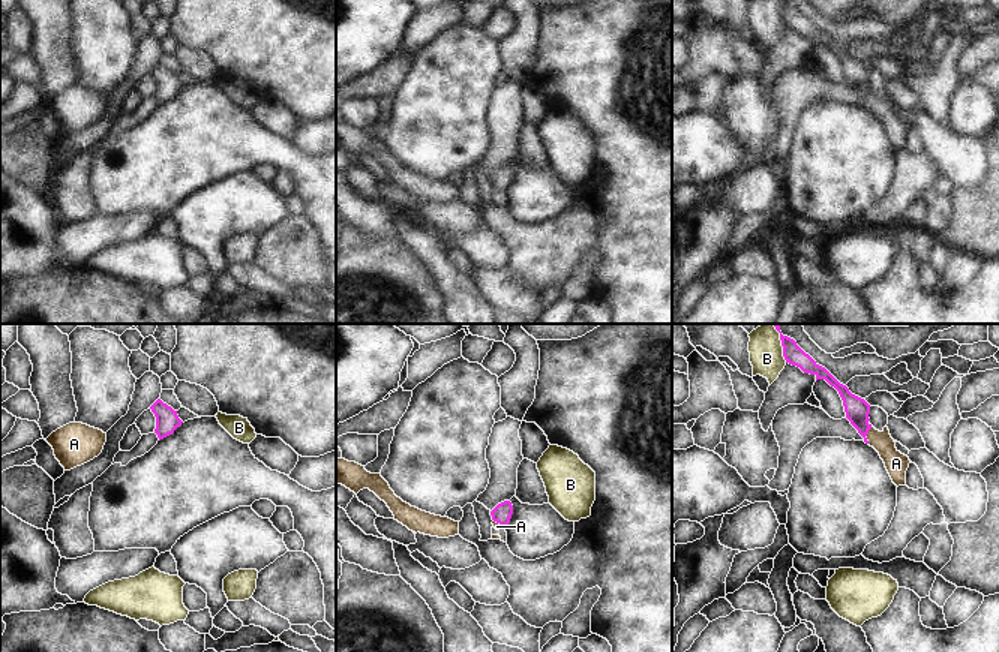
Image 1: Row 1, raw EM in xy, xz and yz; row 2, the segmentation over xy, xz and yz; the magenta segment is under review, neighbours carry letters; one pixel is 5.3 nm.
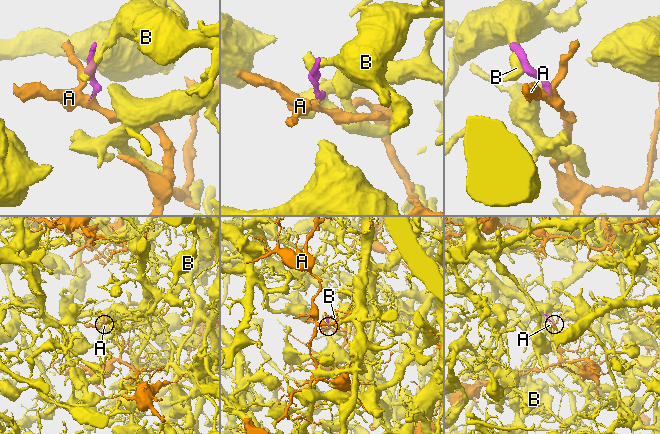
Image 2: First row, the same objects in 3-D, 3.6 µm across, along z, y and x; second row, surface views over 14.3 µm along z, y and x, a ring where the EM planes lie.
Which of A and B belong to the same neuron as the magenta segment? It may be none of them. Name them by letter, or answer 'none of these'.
A

